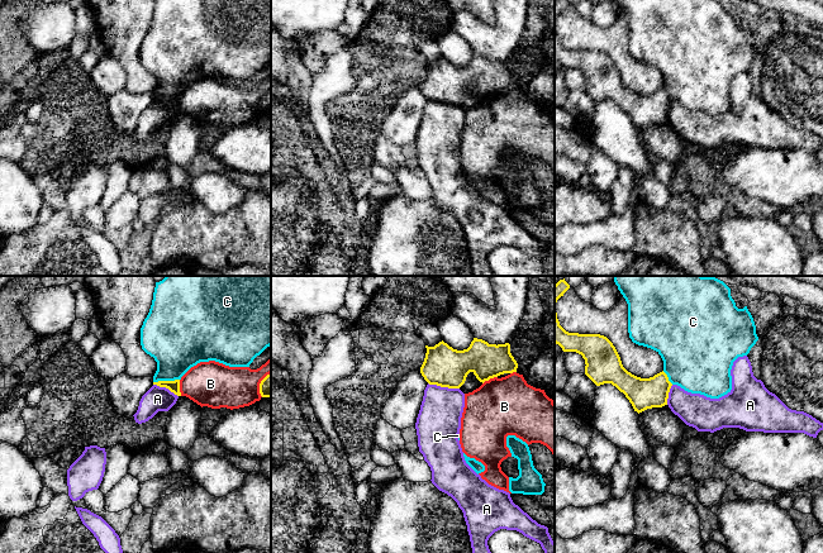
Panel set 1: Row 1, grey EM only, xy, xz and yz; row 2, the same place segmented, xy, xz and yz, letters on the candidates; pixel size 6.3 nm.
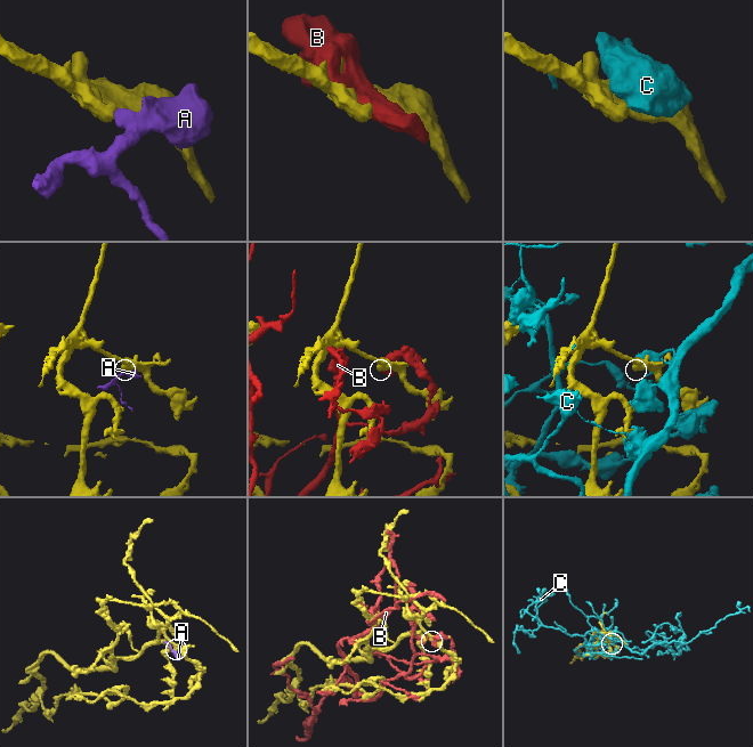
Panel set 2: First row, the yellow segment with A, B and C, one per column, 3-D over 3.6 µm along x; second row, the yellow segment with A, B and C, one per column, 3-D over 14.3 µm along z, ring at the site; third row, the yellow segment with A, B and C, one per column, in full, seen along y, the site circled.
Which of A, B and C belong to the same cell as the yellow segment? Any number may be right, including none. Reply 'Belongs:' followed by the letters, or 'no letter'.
Belongs: no letter

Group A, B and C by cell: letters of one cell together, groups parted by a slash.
A / B / C

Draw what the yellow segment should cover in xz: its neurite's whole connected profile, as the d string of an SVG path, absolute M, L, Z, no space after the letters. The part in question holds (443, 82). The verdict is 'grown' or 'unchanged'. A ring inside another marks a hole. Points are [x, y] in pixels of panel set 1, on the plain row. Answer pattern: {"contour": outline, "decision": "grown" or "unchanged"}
{"contour": "M474 54L470 63L457 67L443 57L428 63L420 90L429 101L460 105L470 89L480 99L504 90L517 89L518 80L510 70L510 61L489 61Z", "decision": "unchanged"}

